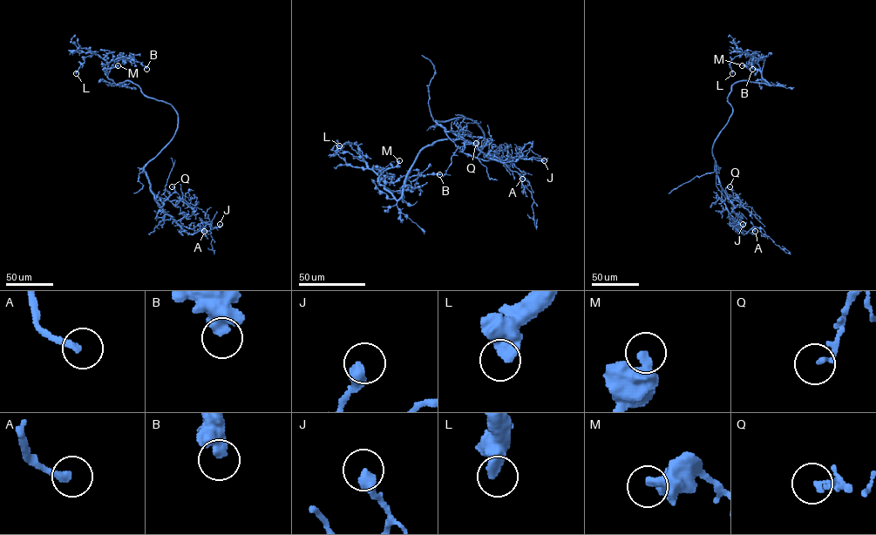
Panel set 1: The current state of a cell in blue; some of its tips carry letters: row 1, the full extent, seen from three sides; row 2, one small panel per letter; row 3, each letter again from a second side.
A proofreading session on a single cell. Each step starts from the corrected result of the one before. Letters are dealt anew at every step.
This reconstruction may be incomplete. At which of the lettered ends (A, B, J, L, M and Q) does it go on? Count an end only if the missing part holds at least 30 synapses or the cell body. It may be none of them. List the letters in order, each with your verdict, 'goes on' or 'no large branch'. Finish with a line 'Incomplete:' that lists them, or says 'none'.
A: no large branch
B: no large branch
J: no large branch
L: no large branch
M: no large branch
Q: no large branch
Incomplete: none

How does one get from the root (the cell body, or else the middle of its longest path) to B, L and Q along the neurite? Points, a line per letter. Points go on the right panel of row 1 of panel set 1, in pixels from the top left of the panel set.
B: (720, 133), (732, 112), (727, 98), (732, 84), (770, 84), (761, 77), (763, 59), (754, 57), (752, 69)
L: (720, 133), (732, 112), (727, 98), (732, 84), (741, 80), (770, 84), (745, 54), (730, 62), (732, 73)
Q: (720, 133), (713, 144), (712, 154), (722, 199), (724, 200), (725, 188), (730, 186)

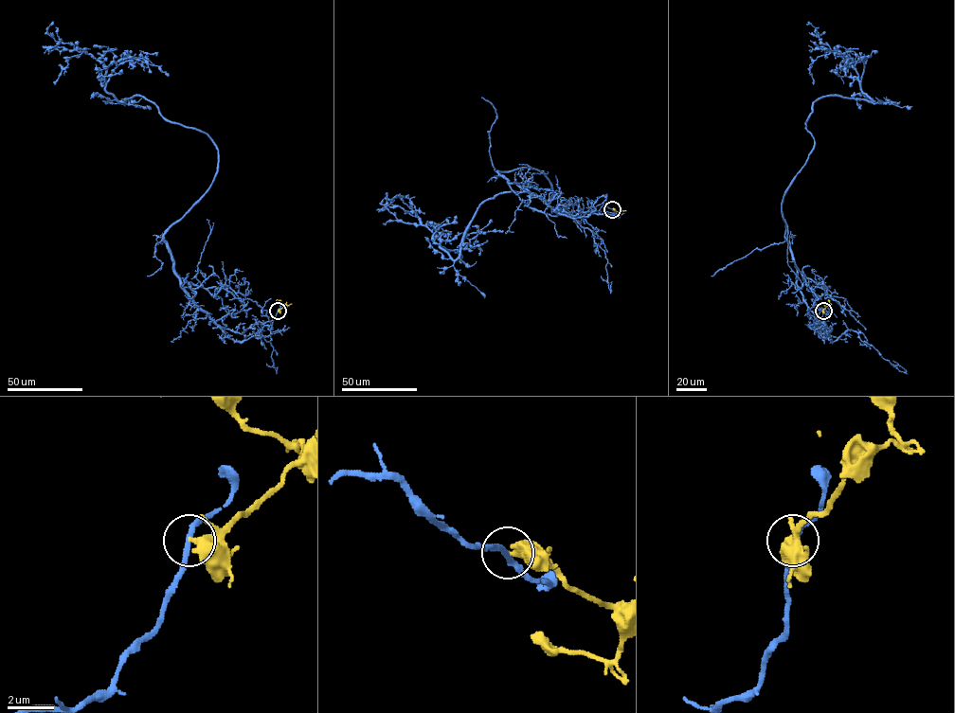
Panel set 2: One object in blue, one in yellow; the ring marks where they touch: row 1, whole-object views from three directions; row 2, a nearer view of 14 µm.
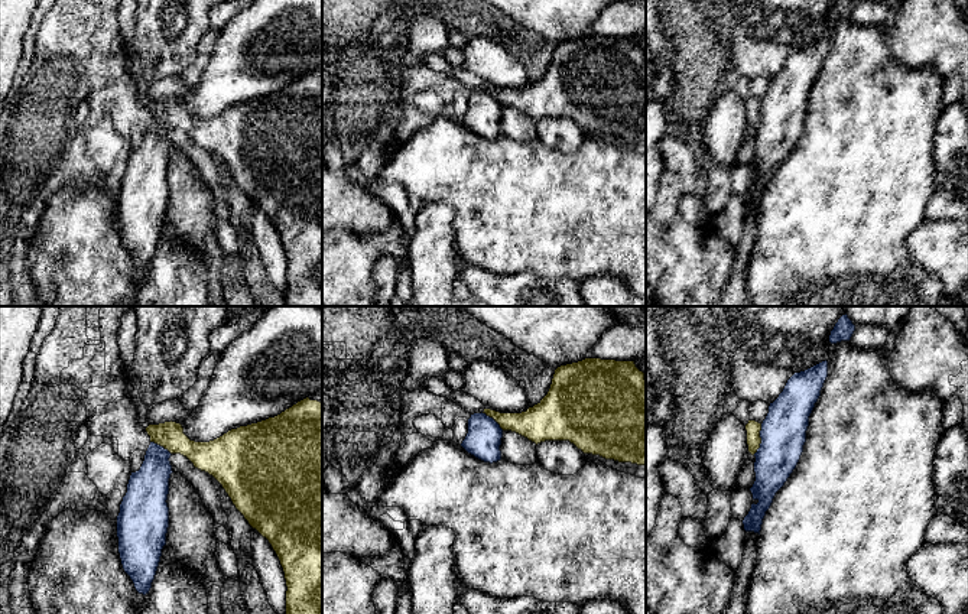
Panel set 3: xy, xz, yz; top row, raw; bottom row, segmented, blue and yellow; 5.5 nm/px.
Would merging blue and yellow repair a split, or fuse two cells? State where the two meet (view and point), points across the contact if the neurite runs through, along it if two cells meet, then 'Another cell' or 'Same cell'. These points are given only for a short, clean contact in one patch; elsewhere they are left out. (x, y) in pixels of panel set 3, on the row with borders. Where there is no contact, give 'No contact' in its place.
Touches blue at yz (762, 439). Boundary: yz (762, 424), (760, 447), (753, 454). Another cell

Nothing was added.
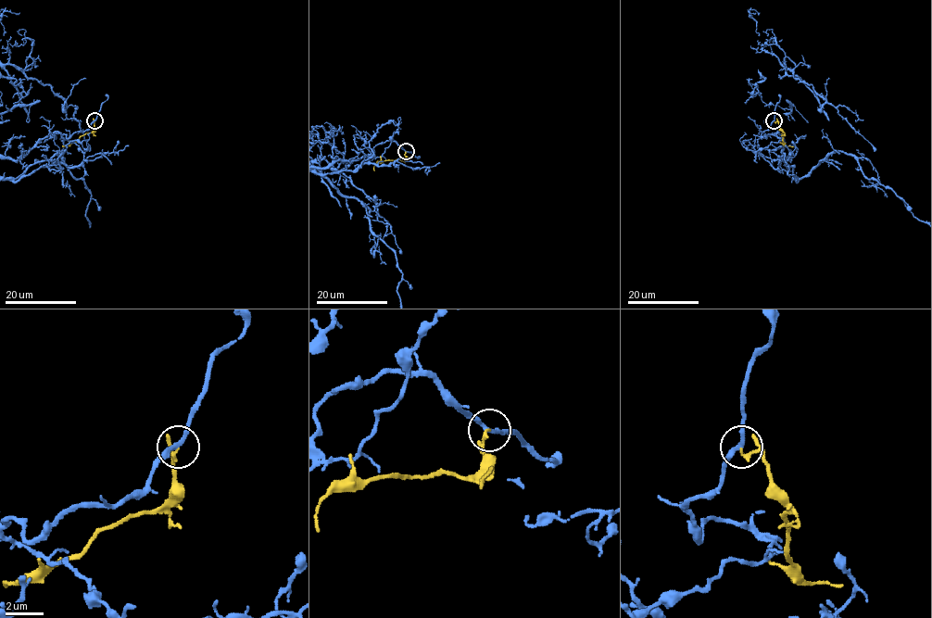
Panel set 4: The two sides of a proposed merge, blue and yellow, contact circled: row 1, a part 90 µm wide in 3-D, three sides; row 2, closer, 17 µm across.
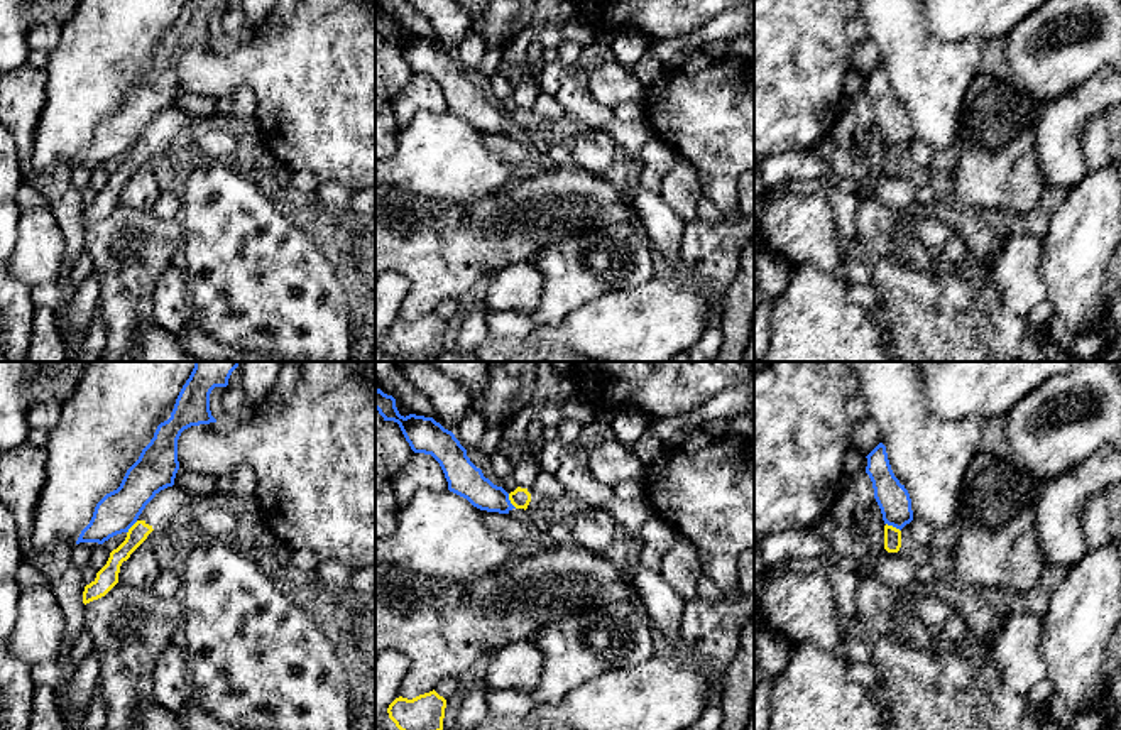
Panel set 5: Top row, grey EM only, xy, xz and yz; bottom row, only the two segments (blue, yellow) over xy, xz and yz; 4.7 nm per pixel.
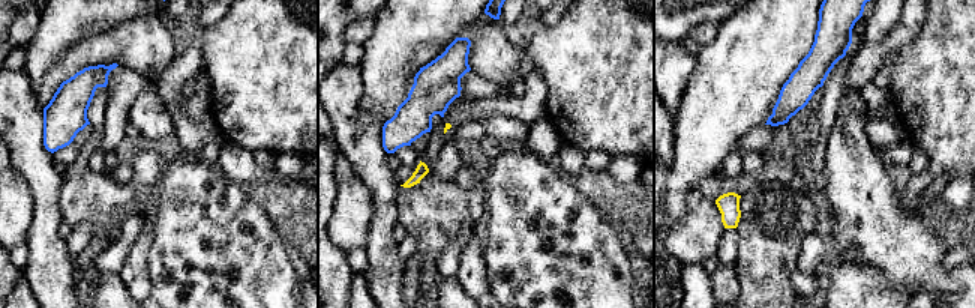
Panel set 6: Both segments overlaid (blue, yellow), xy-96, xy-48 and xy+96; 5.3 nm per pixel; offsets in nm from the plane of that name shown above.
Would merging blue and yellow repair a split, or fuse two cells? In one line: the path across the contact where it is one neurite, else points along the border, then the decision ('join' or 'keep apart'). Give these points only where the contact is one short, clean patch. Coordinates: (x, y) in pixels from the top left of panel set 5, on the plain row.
border xz (508, 115), (508, 120), (516, 129); keep apart

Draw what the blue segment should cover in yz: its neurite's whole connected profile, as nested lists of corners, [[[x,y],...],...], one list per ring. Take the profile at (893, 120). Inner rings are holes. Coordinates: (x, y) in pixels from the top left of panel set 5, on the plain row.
[[[879,64],[866,79],[866,95],[872,103],[874,120],[881,130],[883,142],[901,152],[913,142],[910,115],[894,98],[883,64]]]

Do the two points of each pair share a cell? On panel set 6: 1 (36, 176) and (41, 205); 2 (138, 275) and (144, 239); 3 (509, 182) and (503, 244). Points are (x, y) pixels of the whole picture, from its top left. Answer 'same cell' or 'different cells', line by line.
1: same cell
2: same cell
3: same cell

